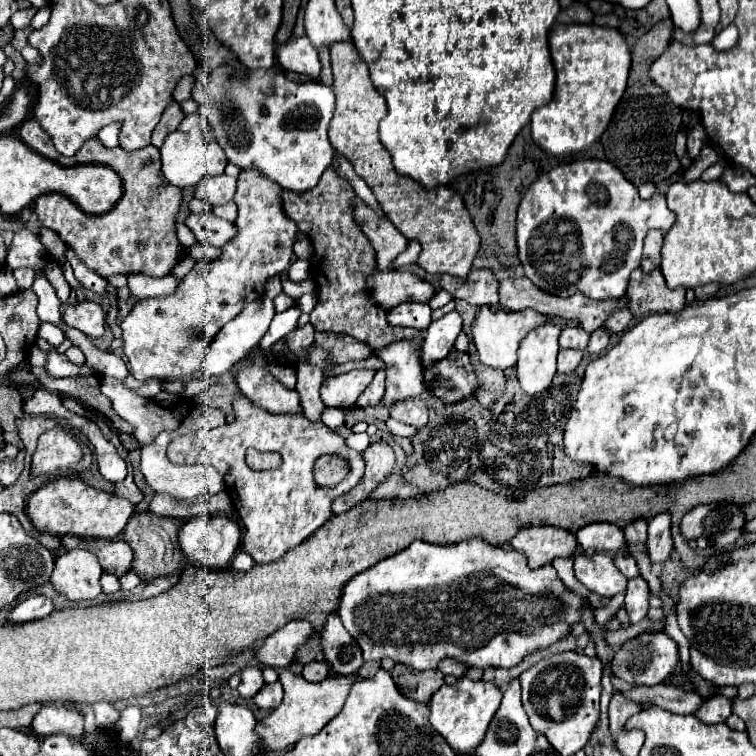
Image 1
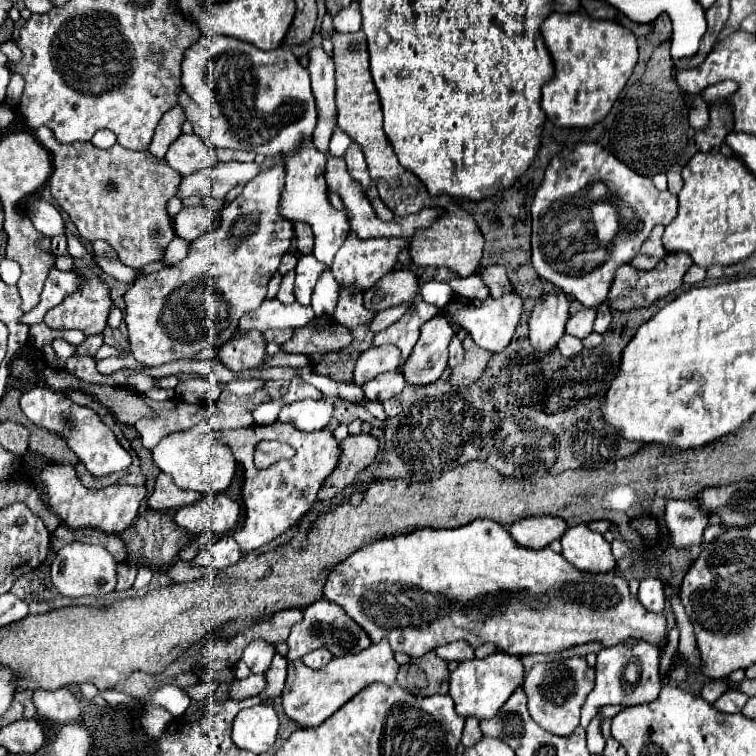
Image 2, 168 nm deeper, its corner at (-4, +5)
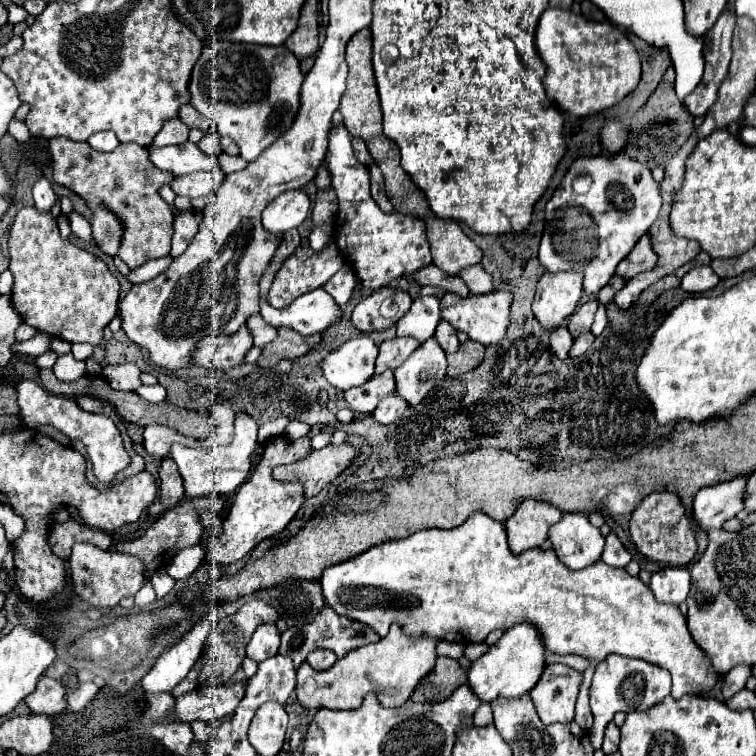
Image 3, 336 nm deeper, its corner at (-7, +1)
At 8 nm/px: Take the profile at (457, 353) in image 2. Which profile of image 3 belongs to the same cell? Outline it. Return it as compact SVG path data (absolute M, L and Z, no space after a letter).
M444 320L438 324L434 336L436 336L438 344L444 348L446 354L456 354L456 352L458 352L460 342L458 342L458 338L456 338L456 330L454 330L450 324L446 324Z

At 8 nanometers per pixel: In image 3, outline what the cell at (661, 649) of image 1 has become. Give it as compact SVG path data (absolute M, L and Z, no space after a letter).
M610 654L604 662L596 666L596 674L590 686L590 708L594 714L590 742L594 744L594 748L598 750L602 746L604 728L614 718L616 712L648 710L650 706L662 702L668 694L670 694L670 672L638 658L624 658L618 654Z

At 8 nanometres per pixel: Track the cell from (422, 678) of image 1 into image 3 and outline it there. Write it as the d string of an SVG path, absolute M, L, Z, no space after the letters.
M438 658L434 670L422 678L412 694L412 702L434 704L446 700L458 686L466 682L466 670L454 658Z

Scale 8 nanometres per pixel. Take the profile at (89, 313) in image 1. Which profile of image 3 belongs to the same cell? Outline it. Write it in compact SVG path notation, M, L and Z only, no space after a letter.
M36 208L18 210L14 224L10 228L8 258L10 258L8 268L14 274L12 302L26 324L54 338L62 338L66 342L88 342L92 346L102 342L104 328L118 314L120 284L96 254L78 248L70 240L60 238L58 224L52 218L52 214L40 214Z

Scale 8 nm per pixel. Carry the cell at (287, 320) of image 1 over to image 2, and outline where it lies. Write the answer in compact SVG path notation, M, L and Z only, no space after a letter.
M303 254L303 256L299 256L299 264L297 264L295 272L297 272L297 278L295 278L297 302L309 304L313 288L315 288L319 276L325 272L325 264L315 260L313 254Z

